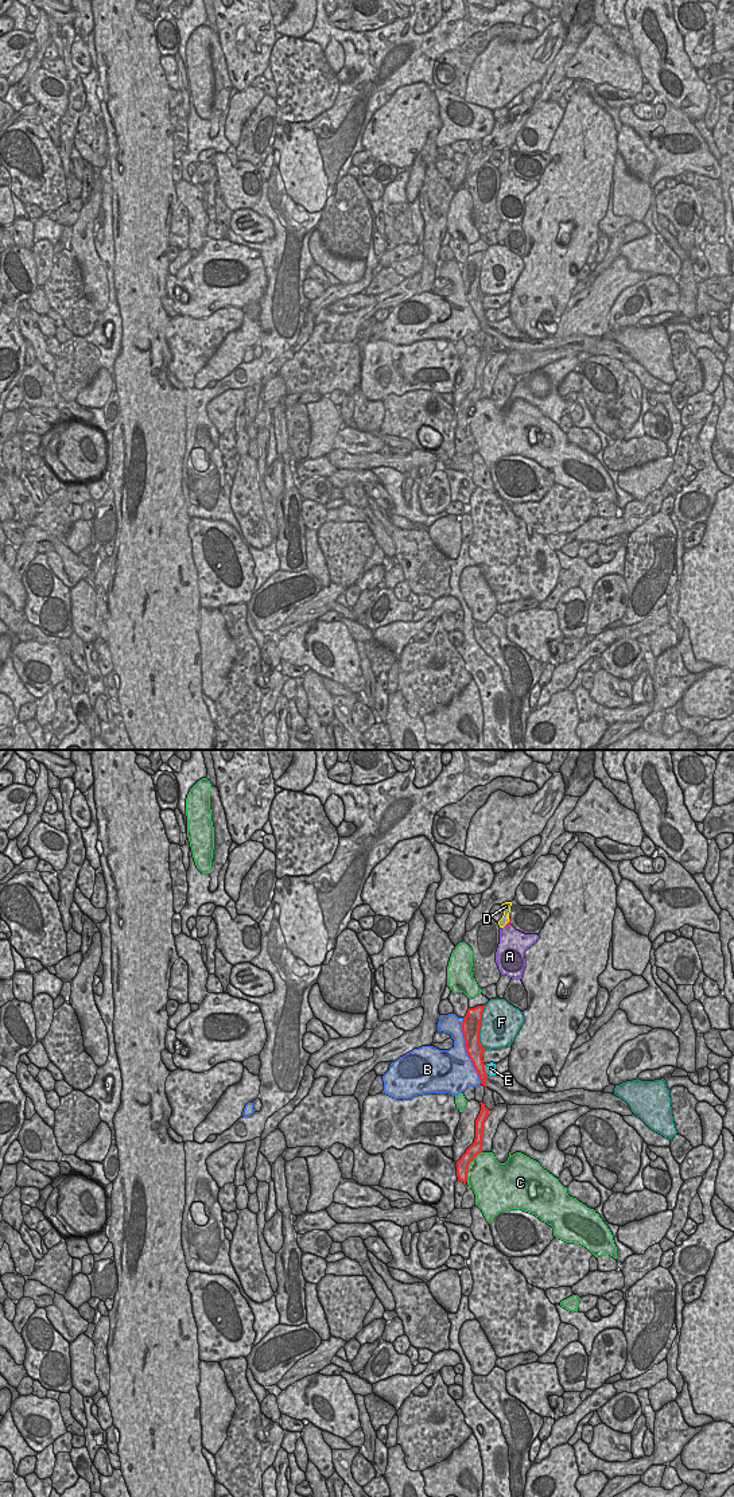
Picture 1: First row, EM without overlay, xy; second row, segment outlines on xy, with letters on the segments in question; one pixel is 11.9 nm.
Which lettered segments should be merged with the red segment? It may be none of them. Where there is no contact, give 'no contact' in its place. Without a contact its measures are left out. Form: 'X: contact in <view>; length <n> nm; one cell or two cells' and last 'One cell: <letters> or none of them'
A: contact in xy; length 70 nm; two cells
B: contact in xy; length 800 nm; two cells
C: contact in xy; length 400 nm; two cells
D: contact in xy; length 120 nm; one cell
E: contact in xy; length 120 nm; two cells
F: contact in xy; length 550 nm; two cells
One cell: D

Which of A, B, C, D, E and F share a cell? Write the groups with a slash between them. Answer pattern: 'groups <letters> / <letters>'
groups A / B / C / D / E / F

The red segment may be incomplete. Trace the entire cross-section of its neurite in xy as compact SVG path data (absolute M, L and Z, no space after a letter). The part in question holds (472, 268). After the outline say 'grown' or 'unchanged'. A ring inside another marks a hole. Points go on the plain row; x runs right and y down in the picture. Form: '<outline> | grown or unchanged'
M477 252L474 254L467 256L467 260L462 268L462 279L465 284L466 299L479 322L481 330L486 334L488 319L485 316L485 310L482 306L485 295L479 288L479 275L481 275L483 254L485 252Z | unchanged

